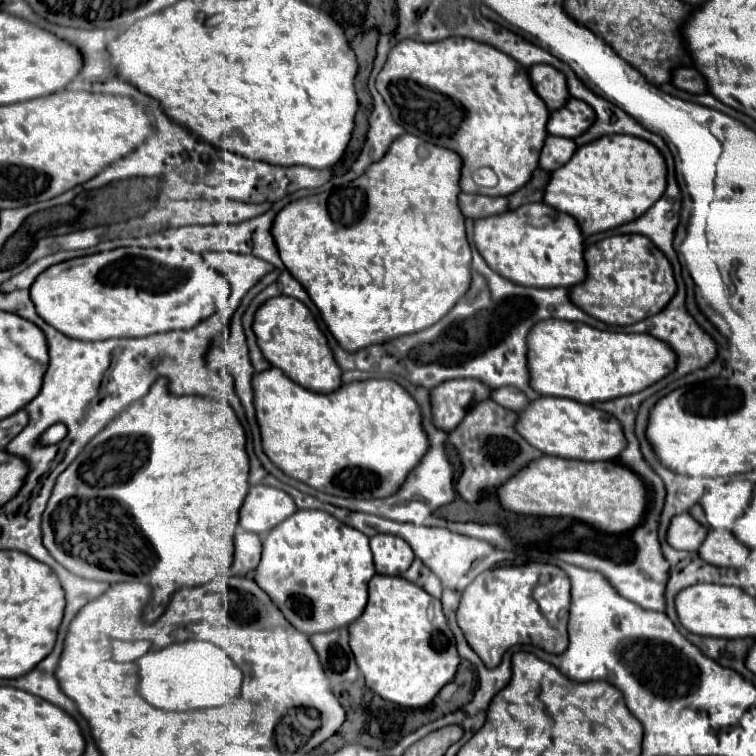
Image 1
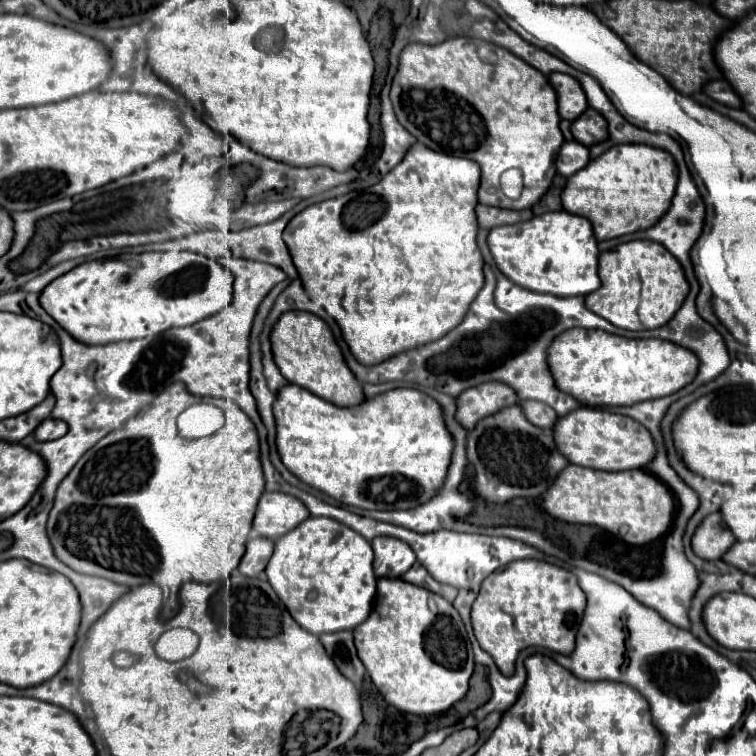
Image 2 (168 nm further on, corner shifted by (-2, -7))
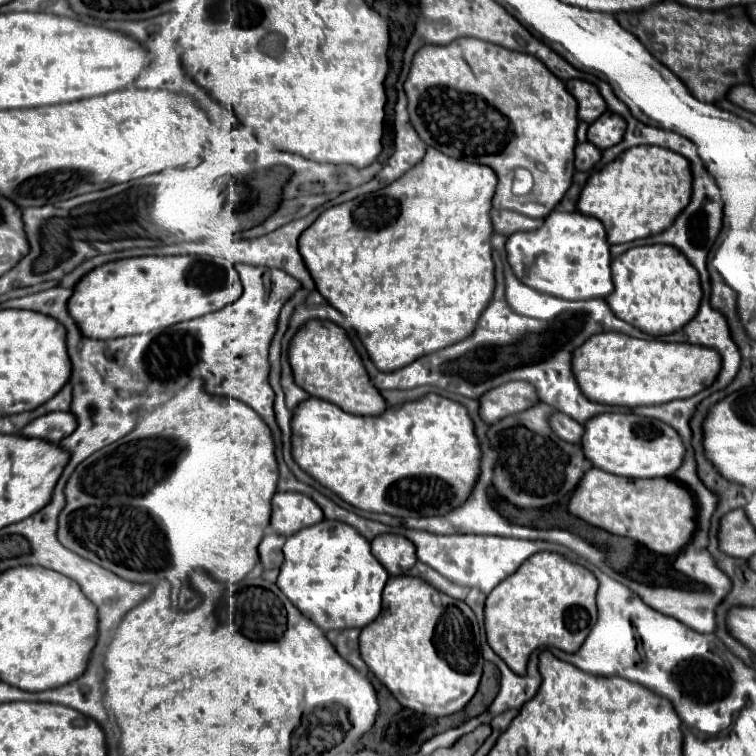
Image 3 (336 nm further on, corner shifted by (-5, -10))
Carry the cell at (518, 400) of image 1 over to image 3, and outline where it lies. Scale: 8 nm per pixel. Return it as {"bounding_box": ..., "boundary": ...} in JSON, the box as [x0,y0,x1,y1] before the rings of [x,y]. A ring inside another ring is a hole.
{"bounding_box":[548,413,582,443],"boundary":[[[552,413],[548,421],[550,421],[550,429],[552,429],[560,439],[566,439],[566,441],[572,441],[572,443],[580,443],[582,425],[578,425],[574,419],[570,419],[570,417],[564,415],[564,413]]]}

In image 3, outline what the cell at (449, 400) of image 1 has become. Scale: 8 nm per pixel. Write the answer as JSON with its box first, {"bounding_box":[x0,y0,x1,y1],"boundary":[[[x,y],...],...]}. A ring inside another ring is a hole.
{"bounding_box":[478,381,538,425],"boundary":[[[508,381],[500,387],[486,391],[478,401],[480,401],[482,421],[492,425],[508,415],[526,411],[526,407],[538,403],[538,395],[534,387],[526,381]]]}

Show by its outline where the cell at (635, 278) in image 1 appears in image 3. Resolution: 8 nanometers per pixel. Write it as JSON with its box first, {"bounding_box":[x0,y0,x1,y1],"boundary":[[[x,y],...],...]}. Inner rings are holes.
{"bounding_box":[606,245,702,337],"boundary":[[[670,245],[632,247],[612,261],[614,291],[606,297],[612,313],[652,337],[670,335],[690,321],[702,299],[698,271]]]}

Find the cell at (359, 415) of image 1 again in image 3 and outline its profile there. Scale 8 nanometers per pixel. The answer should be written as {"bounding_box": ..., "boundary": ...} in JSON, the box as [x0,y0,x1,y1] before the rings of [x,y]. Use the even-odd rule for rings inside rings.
{"bounding_box":[292,393,480,517],"boundary":[[[438,393],[392,405],[376,417],[352,415],[334,403],[308,397],[292,413],[292,457],[302,471],[346,503],[394,517],[432,517],[452,511],[468,499],[480,473],[480,447],[468,411]]]}

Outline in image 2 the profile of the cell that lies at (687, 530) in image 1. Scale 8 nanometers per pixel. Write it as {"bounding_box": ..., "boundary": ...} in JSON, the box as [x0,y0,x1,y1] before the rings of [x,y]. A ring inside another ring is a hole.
{"bounding_box":[691,512,735,560],"boundary":[[[717,512],[717,514],[709,514],[701,522],[691,544],[697,556],[705,560],[717,560],[735,544],[735,536],[727,528],[727,524],[723,524],[721,512]]]}

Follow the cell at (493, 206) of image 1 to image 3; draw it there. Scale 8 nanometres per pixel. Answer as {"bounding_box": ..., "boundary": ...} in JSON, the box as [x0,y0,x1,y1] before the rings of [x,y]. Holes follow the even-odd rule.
{"bounding_box":[490,209,544,237],"boundary":[[[498,209],[490,211],[490,219],[492,219],[492,225],[494,225],[494,231],[502,233],[506,237],[516,233],[516,231],[538,229],[544,223],[544,219],[532,219],[532,217],[514,213],[514,211],[498,211]]]}

